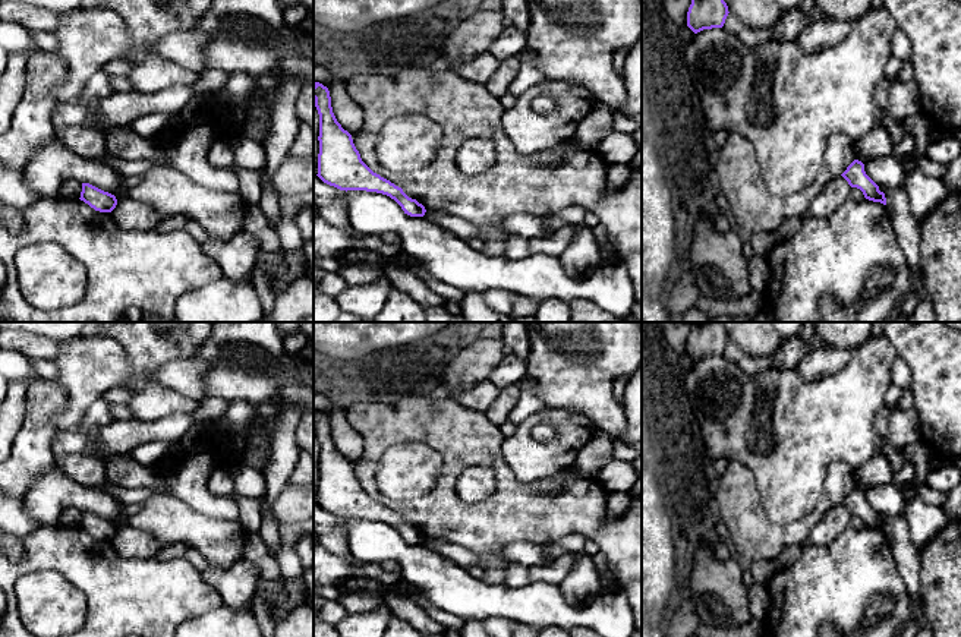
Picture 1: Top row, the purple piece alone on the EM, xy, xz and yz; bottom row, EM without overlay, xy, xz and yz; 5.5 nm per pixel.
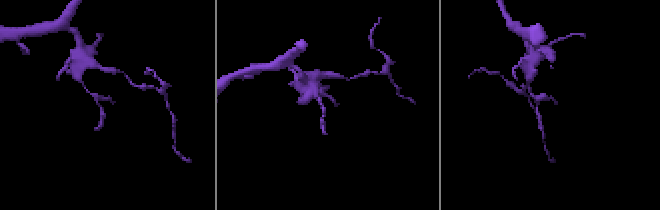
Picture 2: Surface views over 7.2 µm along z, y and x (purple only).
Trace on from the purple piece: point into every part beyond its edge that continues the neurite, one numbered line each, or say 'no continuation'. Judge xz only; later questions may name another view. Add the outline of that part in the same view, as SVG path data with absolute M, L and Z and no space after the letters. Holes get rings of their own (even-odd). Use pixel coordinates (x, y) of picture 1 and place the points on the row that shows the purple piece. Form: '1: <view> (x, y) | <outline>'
no continuation

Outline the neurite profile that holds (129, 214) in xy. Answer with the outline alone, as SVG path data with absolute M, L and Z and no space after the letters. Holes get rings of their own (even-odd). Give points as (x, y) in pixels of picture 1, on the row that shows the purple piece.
M129 195L117 201L111 215L119 227L138 231L155 230L166 218L154 206L136 202Z

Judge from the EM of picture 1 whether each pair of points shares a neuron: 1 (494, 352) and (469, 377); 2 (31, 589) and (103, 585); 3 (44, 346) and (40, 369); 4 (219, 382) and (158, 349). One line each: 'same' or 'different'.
1: same
2: different
3: different
4: different

